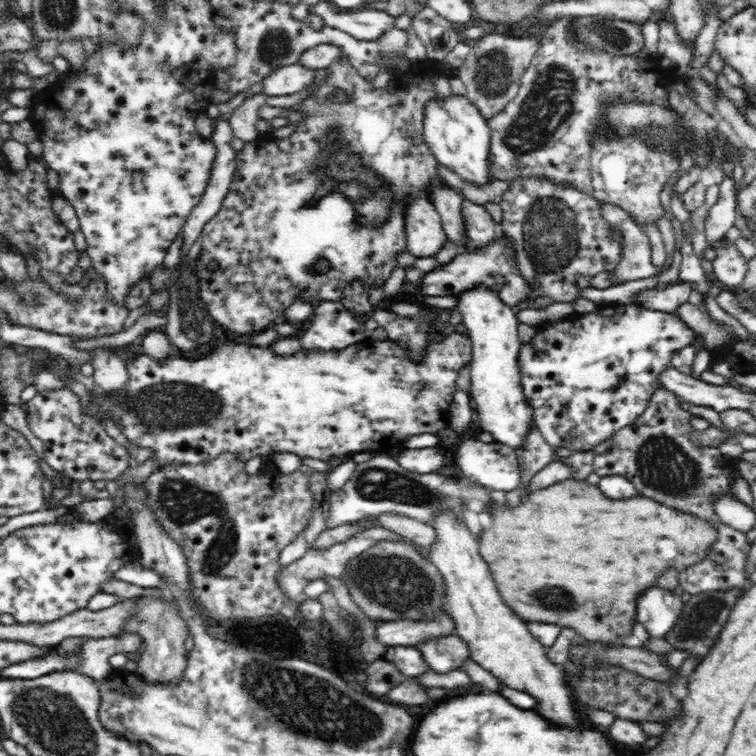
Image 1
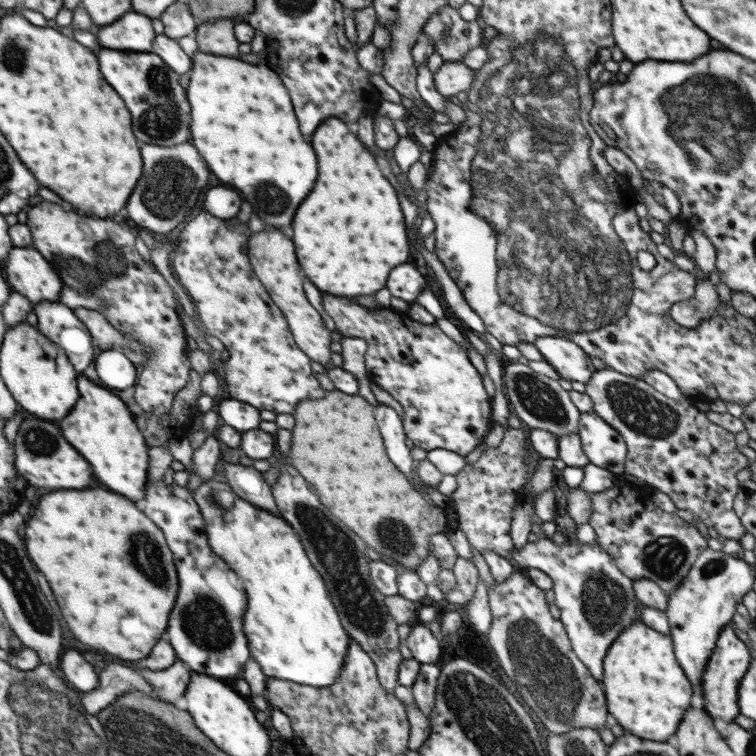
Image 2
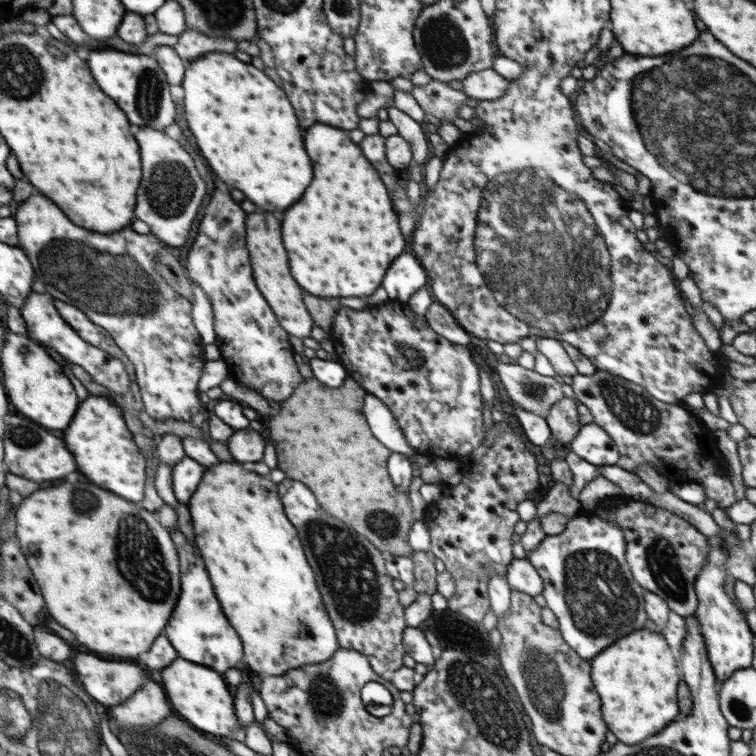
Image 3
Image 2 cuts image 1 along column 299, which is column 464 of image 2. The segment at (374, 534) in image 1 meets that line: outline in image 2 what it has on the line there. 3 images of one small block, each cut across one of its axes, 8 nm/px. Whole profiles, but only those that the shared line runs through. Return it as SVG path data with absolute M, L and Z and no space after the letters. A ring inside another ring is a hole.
M460 557L456 559L451 570L456 577L456 587L448 591L445 598L451 603L463 605L472 598L479 581L479 574L473 560Z

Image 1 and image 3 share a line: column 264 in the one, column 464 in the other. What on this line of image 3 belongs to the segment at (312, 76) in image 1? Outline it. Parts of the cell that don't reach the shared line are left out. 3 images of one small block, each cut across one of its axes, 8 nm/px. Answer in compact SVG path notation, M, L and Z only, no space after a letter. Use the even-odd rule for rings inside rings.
M493 68L471 72L461 81L464 87L464 95L478 101L502 98L508 92L511 83L507 78L500 76Z

